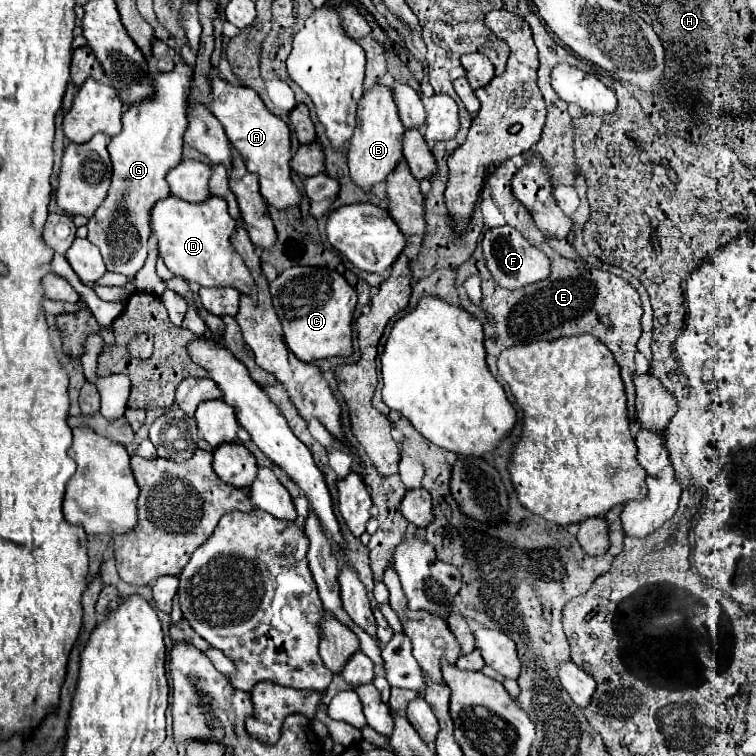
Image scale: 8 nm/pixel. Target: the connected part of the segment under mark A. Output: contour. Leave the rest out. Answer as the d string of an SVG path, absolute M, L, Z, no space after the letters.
M214 78L212 92L214 92L214 104L210 106L210 110L222 122L226 136L234 144L238 154L242 154L248 160L248 170L260 176L260 192L264 200L278 210L300 206L304 196L290 178L292 148L290 148L288 124L282 118L274 116L252 88L232 86L220 78Z

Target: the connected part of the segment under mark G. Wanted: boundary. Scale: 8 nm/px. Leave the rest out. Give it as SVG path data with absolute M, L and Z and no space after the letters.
M178 62L168 74L154 80L156 94L122 114L122 132L108 144L112 160L112 186L106 200L88 222L88 240L100 248L110 272L136 276L148 254L150 210L162 198L170 196L166 174L182 162L182 134L186 130L186 88L192 68Z

